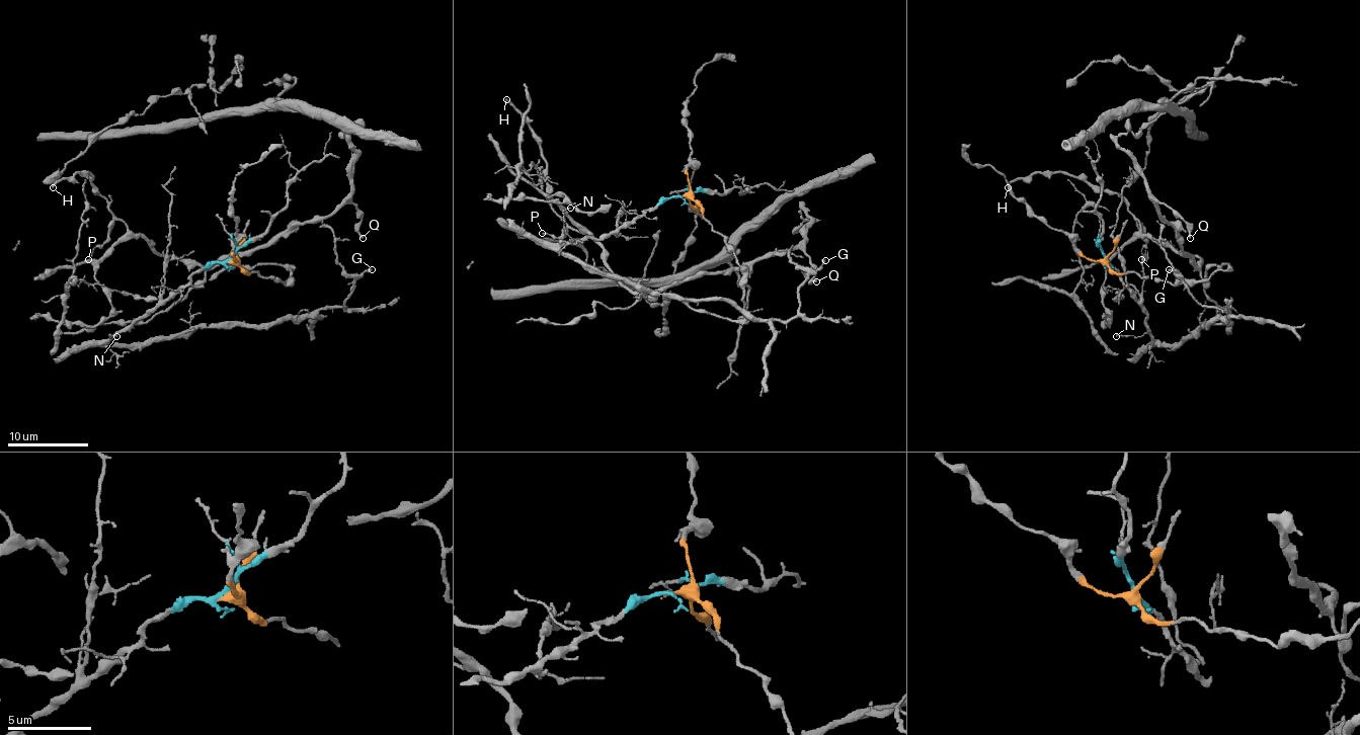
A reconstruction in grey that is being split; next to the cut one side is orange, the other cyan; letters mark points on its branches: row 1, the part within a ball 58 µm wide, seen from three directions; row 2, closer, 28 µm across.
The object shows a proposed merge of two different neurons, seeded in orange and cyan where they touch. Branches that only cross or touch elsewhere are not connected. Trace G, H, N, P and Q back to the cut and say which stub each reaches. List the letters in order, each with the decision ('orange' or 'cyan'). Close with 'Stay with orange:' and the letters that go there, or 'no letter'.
G: cyan
H: orange
N: cyan
P: orange
Q: orange
Stay with orange: H, P, Q

